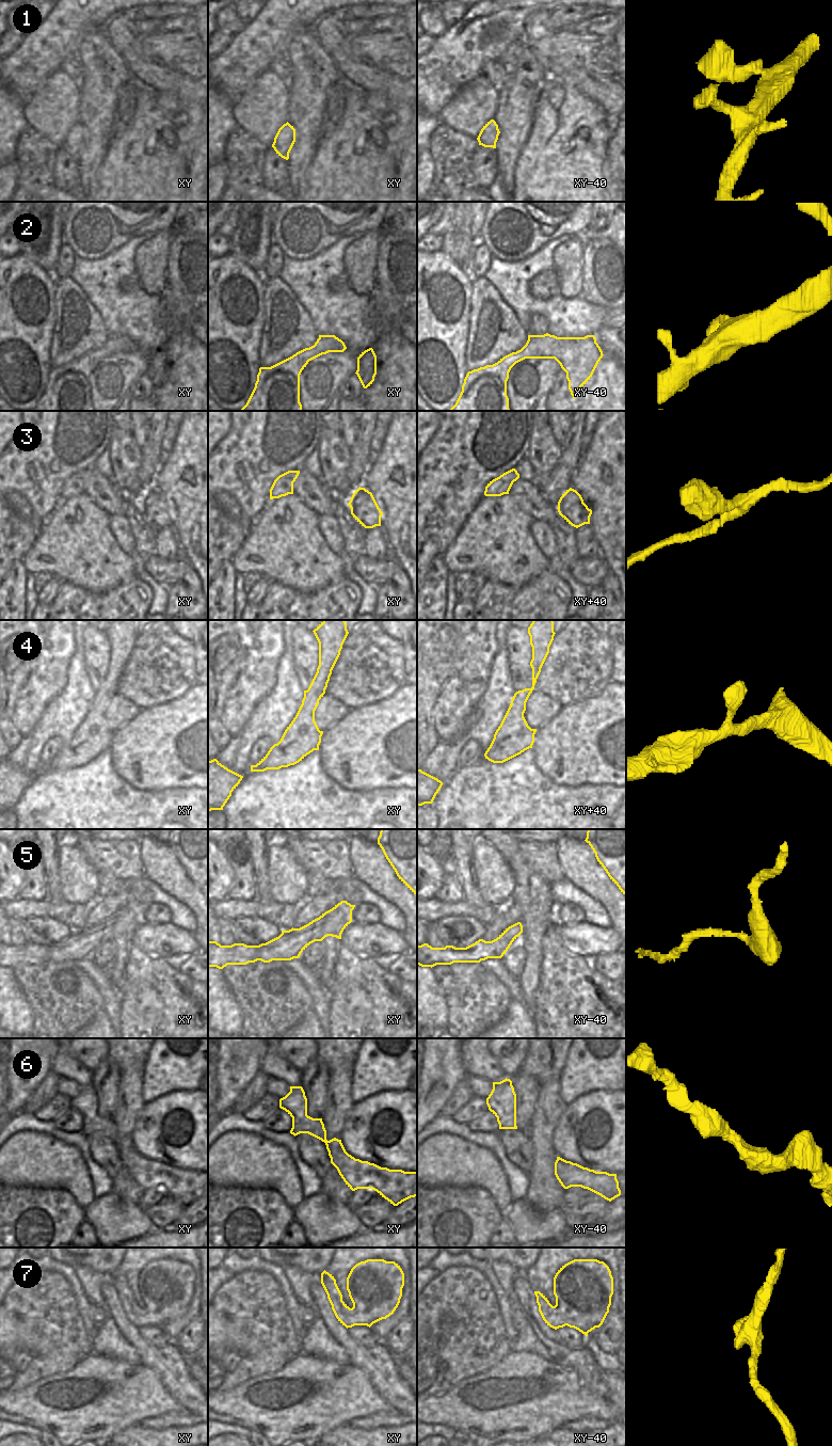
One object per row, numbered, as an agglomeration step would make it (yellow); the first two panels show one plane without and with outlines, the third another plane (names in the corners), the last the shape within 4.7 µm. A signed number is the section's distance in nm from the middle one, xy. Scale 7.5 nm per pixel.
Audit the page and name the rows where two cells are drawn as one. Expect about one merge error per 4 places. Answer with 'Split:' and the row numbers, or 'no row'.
Split: no row

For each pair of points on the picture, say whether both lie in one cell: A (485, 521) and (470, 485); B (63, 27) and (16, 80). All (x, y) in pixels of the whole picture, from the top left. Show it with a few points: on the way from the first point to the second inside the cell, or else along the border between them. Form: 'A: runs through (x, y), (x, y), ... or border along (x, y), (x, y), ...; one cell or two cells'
A: border along (484, 495), (464, 524); two cells
B: runs through (53, 40), (28, 67); one cell

